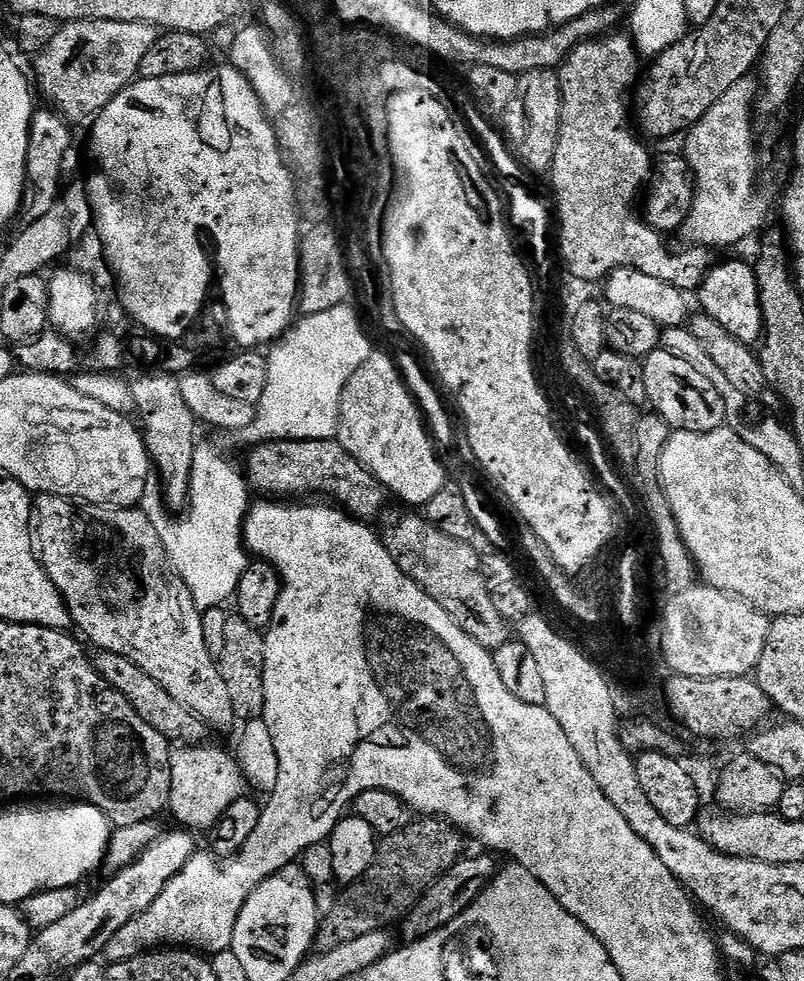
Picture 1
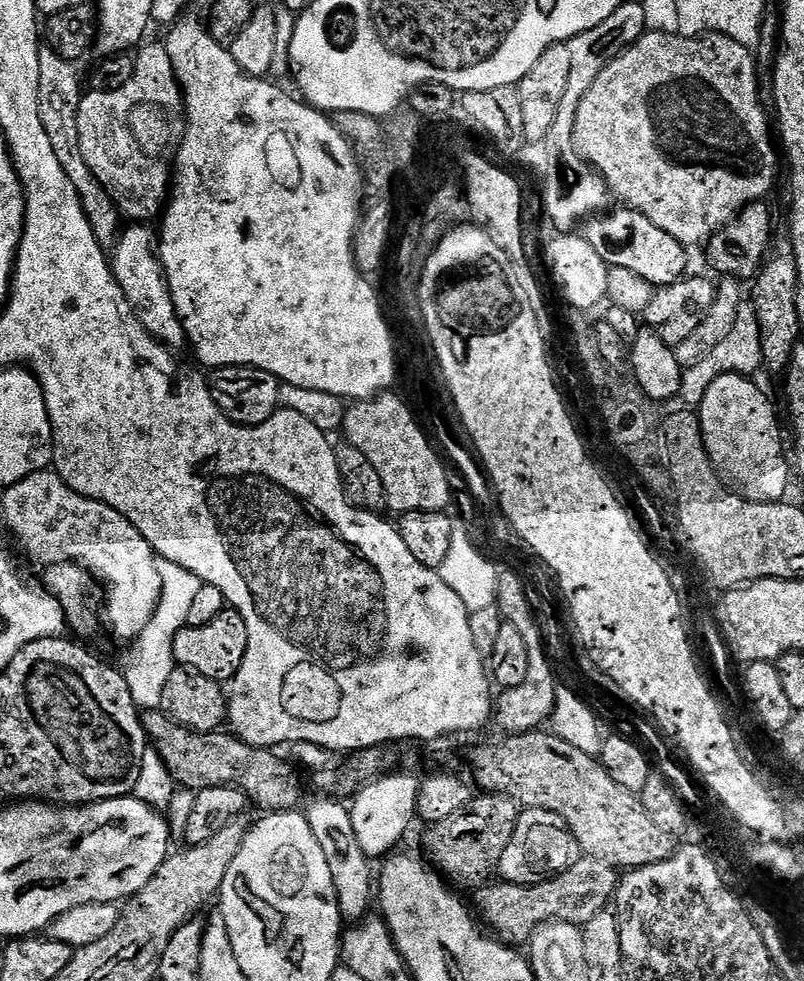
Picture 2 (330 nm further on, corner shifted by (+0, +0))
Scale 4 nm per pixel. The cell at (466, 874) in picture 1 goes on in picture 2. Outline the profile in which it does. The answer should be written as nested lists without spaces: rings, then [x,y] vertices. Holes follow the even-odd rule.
[[[525,808],[514,830],[514,838],[510,838],[510,846],[506,846],[500,859],[498,876],[506,884],[540,884],[543,880],[553,880],[581,858],[579,844],[563,818],[550,810]]]

